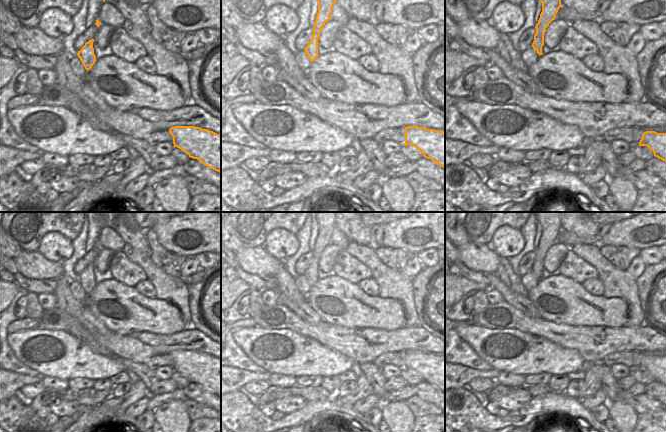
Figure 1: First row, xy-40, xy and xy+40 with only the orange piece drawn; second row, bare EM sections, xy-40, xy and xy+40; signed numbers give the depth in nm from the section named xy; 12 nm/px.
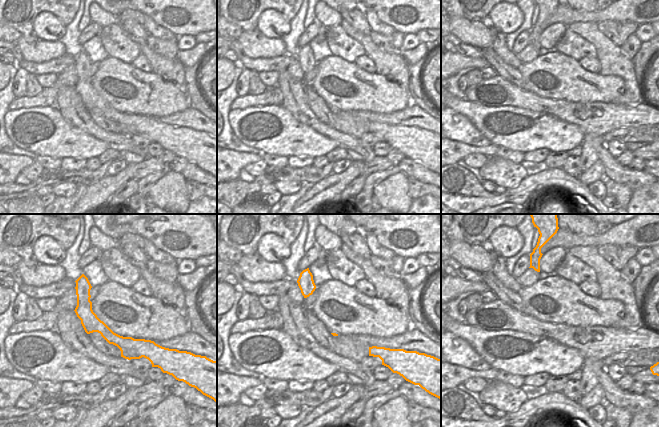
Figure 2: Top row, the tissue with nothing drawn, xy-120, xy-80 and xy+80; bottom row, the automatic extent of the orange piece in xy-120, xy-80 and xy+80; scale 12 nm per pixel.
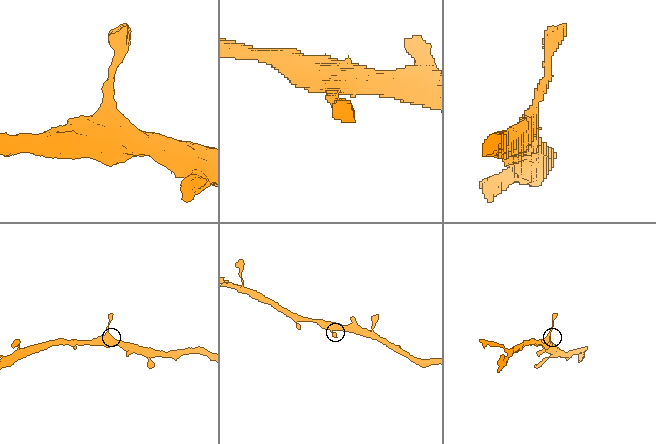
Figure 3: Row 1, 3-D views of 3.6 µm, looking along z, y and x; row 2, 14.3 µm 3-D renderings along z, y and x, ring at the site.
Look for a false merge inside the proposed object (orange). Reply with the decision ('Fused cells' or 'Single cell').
Single cell.

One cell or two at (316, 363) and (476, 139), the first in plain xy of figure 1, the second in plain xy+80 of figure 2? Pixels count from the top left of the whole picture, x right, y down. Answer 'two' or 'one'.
two

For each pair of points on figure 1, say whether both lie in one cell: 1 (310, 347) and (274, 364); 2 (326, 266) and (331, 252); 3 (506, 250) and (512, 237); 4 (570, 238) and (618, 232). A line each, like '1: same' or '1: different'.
1: same
2: same
3: same
4: same

